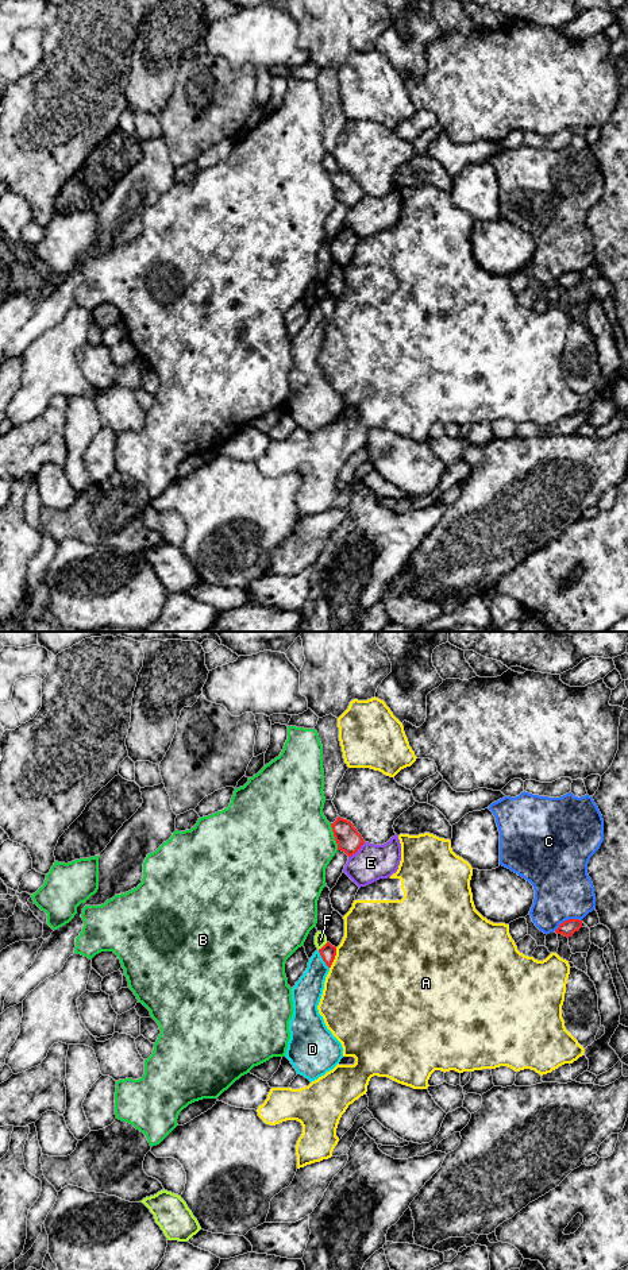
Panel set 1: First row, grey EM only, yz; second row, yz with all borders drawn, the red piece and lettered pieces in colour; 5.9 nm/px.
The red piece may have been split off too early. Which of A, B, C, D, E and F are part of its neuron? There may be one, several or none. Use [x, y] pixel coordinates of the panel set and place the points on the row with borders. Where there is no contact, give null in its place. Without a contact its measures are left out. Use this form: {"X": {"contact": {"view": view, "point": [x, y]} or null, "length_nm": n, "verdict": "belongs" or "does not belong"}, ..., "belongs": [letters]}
{"A": {"contact": {"view": "yz", "point": [334, 958]}, "length_nm": 130, "verdict": "does not belong"}, "B": {"contact": {"view": "yz", "point": [334, 836]}, "length_nm": 170, "verdict": "does not belong"}, "C": {"contact": {"view": "yz", "point": [569, 919]}, "length_nm": 180, "verdict": "does not belong"}, "D": {"contact": {"view": "yz", "point": [323, 960]}, "length_nm": 130, "verdict": "belongs"}, "E": {"contact": {"view": "yz", "point": [357, 850]}, "length_nm": 140, "verdict": "does not belong"}, "F": {"contact": {"view": "yz", "point": [323, 946]}, "length_nm": 80, "verdict": "does not belong"}, "belongs": ["D"]}

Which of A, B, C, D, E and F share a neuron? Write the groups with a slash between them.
A / B / C / D / E / F

